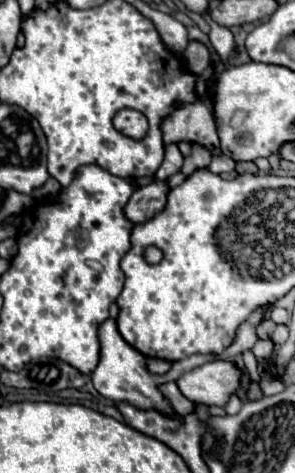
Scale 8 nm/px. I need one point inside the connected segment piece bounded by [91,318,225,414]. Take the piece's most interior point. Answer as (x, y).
(121, 375)

